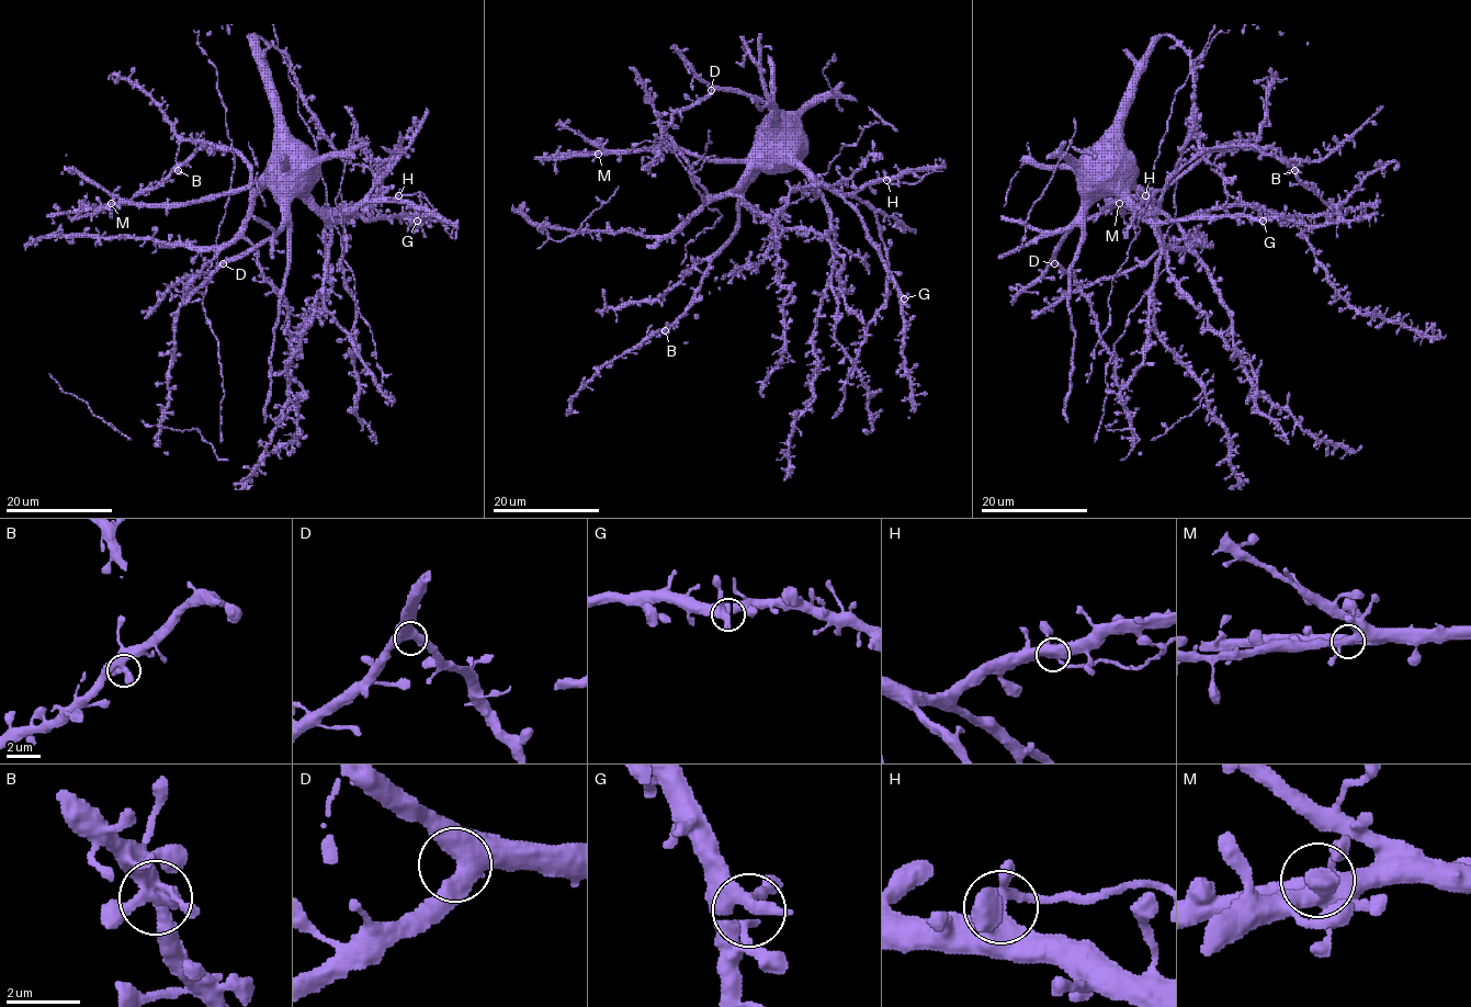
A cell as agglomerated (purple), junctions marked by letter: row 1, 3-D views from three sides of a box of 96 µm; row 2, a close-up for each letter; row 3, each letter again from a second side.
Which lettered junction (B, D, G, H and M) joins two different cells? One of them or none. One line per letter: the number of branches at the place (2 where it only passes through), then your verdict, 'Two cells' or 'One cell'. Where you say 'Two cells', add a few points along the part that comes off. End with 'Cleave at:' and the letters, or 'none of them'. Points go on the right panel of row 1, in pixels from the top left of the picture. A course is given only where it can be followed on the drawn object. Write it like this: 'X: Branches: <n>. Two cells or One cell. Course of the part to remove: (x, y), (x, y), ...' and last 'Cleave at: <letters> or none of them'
B: Branches: 4. One cell
D: Branches: 4. One cell
G: Branches: 4. One cell
H: Branches: 4. Two cells. Course of the part to remove: (1145, 195), (1150, 195), (1134, 230), (1135, 239)
M: Branches: 4. One cell
Cleave at: H

